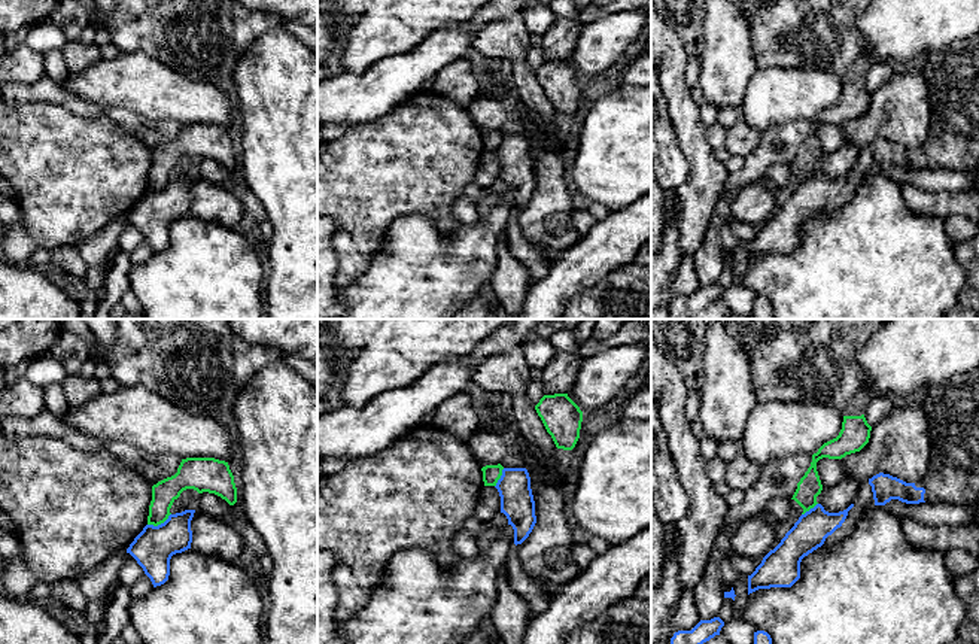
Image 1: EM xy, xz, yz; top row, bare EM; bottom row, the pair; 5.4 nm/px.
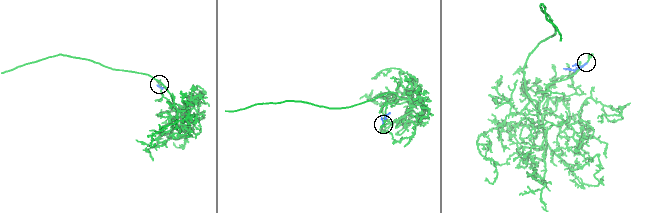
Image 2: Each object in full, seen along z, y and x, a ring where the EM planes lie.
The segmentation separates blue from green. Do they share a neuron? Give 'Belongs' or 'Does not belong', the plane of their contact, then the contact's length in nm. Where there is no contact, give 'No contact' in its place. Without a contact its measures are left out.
Does not belong. Touches blue in xy. Shared border 140 nm

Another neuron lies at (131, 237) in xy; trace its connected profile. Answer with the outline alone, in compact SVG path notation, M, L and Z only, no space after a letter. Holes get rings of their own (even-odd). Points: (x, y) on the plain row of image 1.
M127 219L125 228L119 237L119 246L121 249L134 249L140 246L145 242L143 234L137 230L137 227Z

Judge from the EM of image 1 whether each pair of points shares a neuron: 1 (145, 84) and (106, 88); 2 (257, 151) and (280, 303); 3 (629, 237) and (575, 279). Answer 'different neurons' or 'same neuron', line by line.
1: same neuron
2: same neuron
3: same neuron

